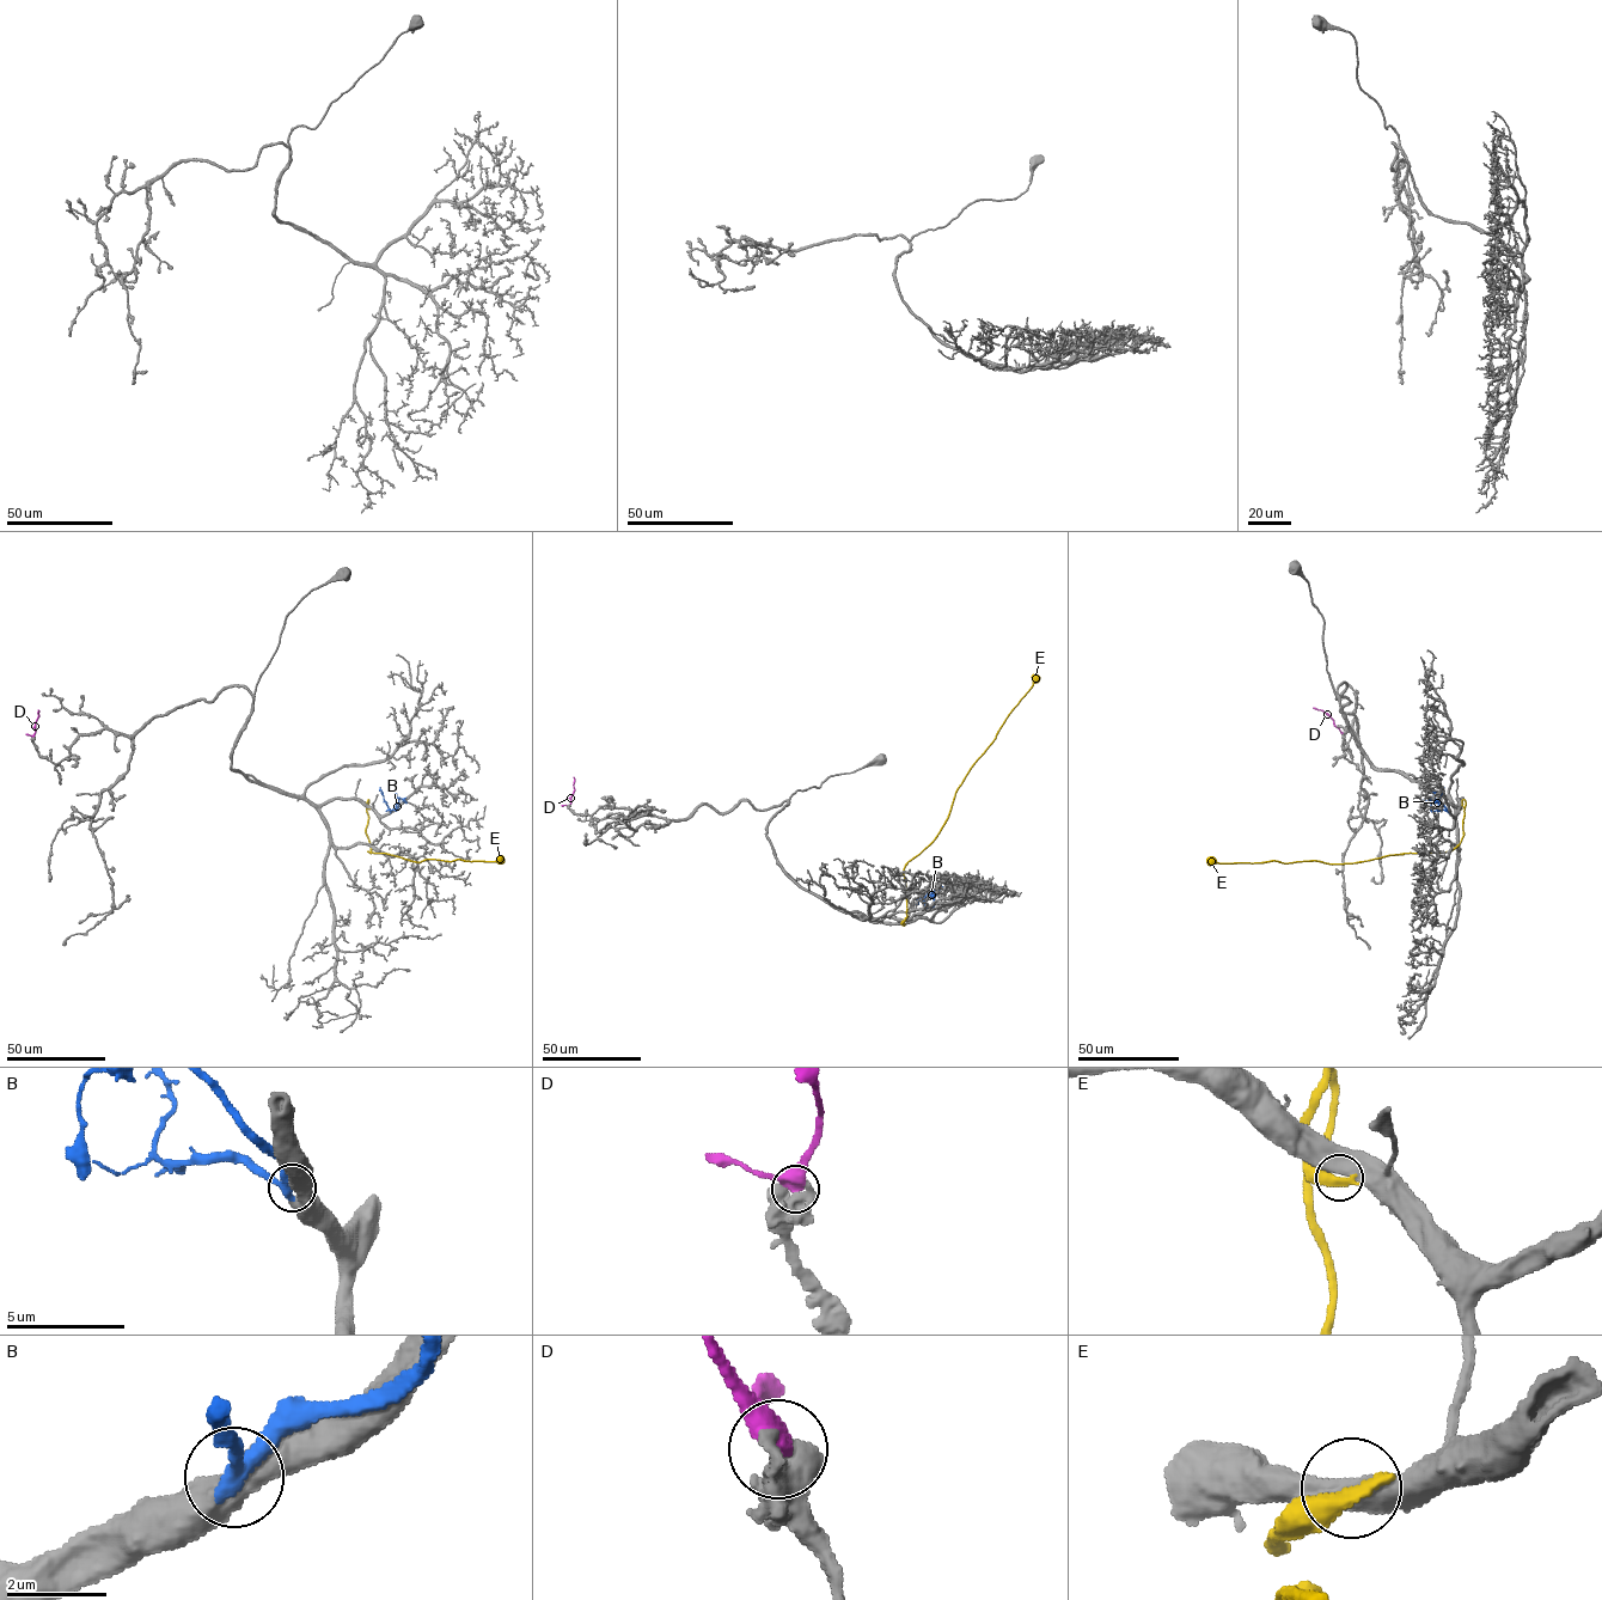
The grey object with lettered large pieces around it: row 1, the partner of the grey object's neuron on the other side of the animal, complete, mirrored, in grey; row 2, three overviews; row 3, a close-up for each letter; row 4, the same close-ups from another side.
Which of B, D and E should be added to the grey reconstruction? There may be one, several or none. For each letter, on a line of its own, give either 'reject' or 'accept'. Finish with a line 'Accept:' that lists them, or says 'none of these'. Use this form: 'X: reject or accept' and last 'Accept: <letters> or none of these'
B: accept
D: reject
E: reject
Accept: B

